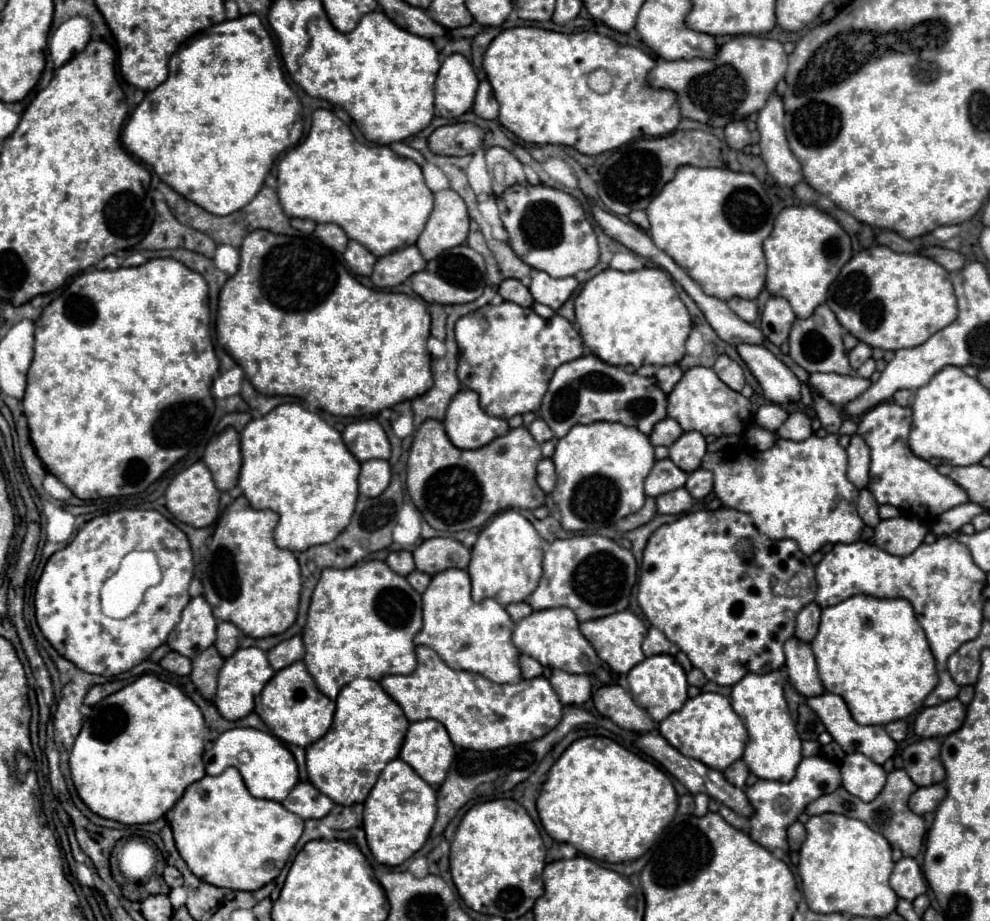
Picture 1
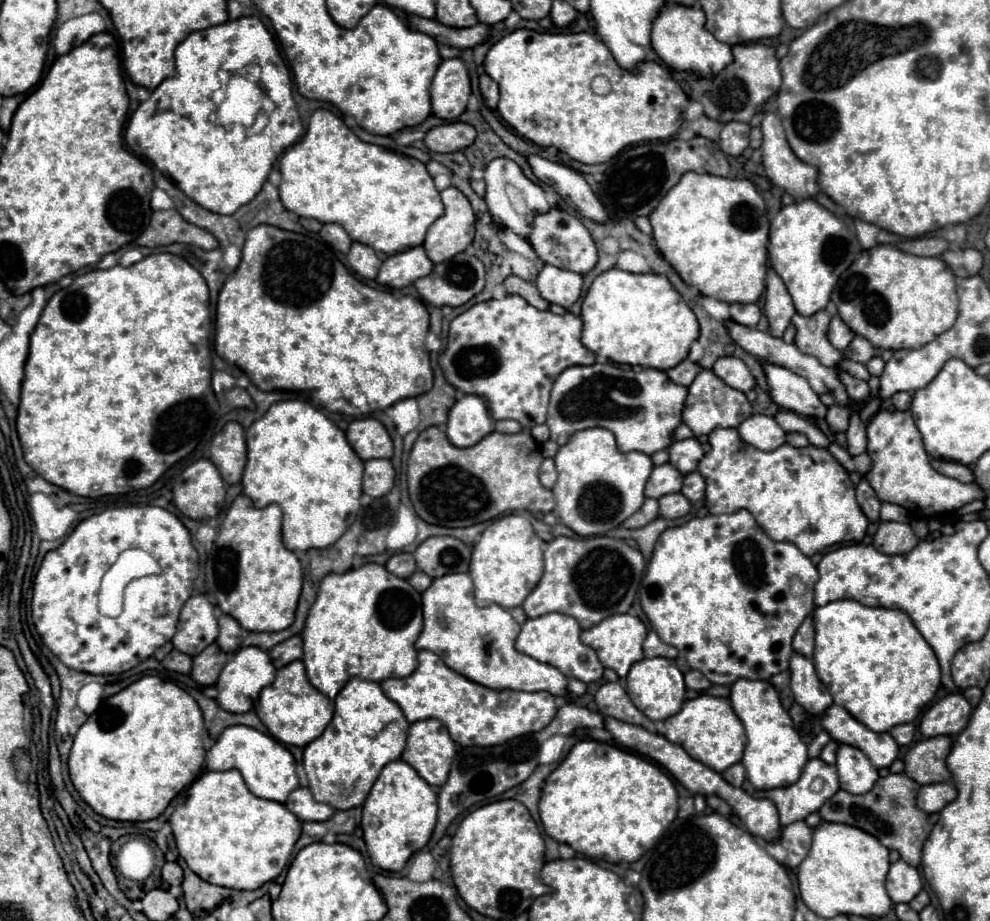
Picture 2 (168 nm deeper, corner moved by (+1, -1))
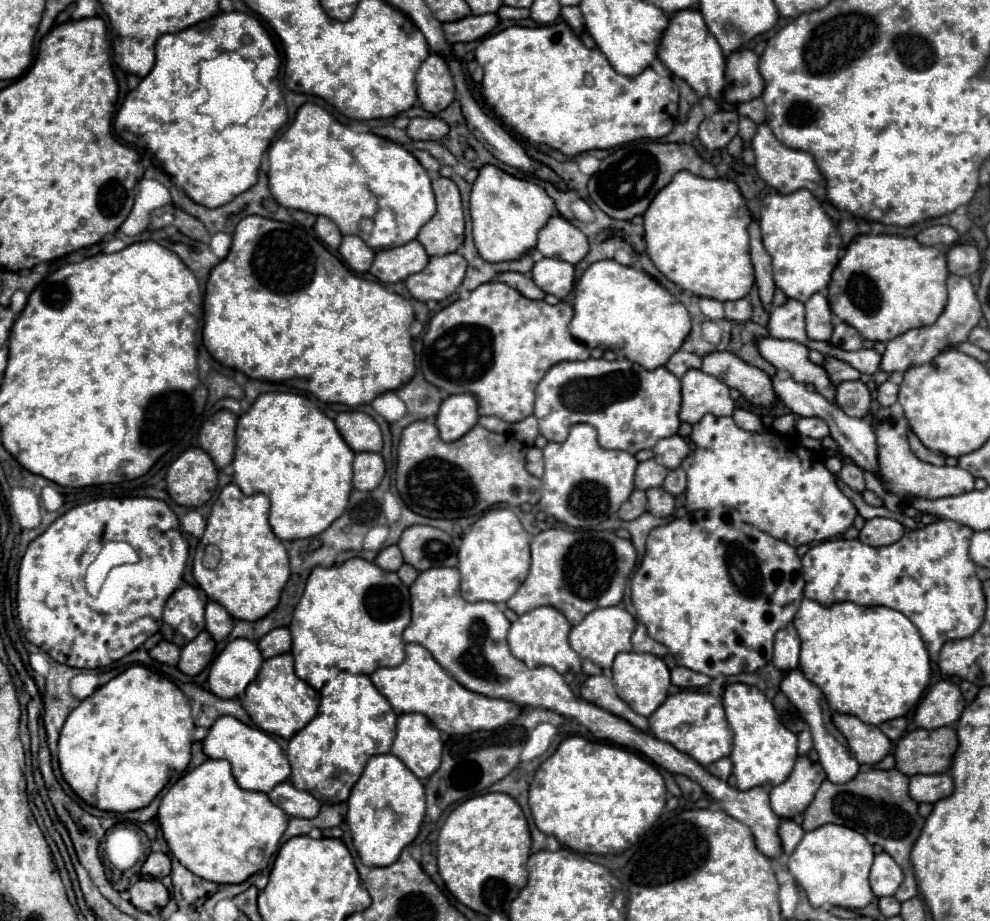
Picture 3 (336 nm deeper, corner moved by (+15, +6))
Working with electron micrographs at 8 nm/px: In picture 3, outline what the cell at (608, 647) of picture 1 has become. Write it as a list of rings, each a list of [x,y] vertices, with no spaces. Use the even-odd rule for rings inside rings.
[[[609,606],[609,608],[595,608],[585,616],[585,620],[577,626],[573,626],[569,634],[569,644],[571,648],[581,656],[591,662],[595,662],[601,668],[611,668],[613,658],[619,652],[629,652],[631,650],[631,634],[637,626],[637,620],[621,606]]]

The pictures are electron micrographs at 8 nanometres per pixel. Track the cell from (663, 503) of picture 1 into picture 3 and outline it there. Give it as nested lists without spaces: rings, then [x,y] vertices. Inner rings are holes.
[[[663,488],[647,490],[647,500],[649,500],[649,512],[653,512],[653,516],[663,516],[665,518],[665,516],[673,514],[675,500]]]

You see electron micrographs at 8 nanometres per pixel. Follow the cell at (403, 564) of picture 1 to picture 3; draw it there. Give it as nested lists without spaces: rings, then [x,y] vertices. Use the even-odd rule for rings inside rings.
[[[387,546],[383,548],[377,558],[375,558],[375,564],[385,570],[385,572],[397,572],[403,564],[403,556],[401,556],[401,550],[397,546]]]

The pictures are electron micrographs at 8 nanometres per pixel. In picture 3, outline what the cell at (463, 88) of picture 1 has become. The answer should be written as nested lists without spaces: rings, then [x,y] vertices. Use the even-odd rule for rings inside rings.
[[[429,54],[427,60],[421,64],[415,84],[421,106],[431,114],[439,114],[455,98],[455,84],[447,62],[437,54]]]

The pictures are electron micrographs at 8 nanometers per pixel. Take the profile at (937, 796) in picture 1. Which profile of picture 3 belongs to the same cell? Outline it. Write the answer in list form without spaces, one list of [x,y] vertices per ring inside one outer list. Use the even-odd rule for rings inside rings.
[[[949,772],[941,774],[917,774],[911,778],[909,794],[915,802],[935,804],[941,798],[953,794],[953,778]]]

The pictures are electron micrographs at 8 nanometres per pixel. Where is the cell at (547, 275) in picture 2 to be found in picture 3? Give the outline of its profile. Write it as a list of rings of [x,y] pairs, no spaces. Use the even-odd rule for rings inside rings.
[[[543,258],[533,266],[533,282],[547,294],[557,298],[565,298],[573,290],[575,282],[575,268],[569,262],[557,258]]]

